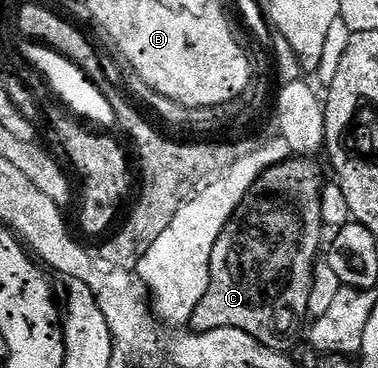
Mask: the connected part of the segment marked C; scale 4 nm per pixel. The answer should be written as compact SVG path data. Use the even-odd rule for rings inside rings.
M293 158L265 167L261 171L258 182L238 206L238 210L232 215L214 246L214 254L210 258L212 281L202 302L198 302L194 310L190 321L191 331L205 332L223 328L246 330L250 338L258 338L258 342L266 346L284 350L289 347L293 339L291 336L300 327L305 327L309 319L308 303L312 276L318 263L316 255L319 252L321 255L326 235L322 218L322 190L326 177L320 173L316 162L312 158Z

